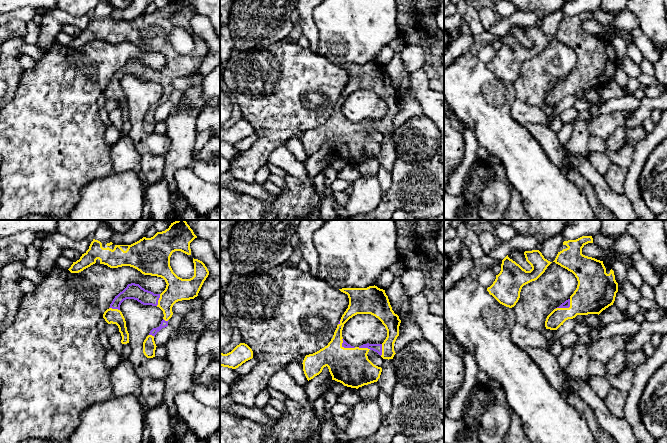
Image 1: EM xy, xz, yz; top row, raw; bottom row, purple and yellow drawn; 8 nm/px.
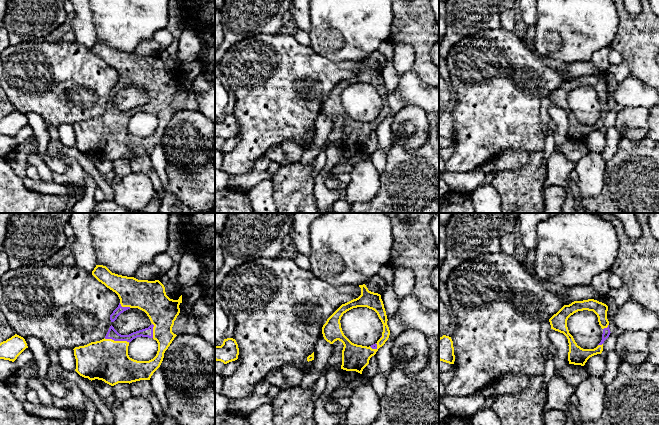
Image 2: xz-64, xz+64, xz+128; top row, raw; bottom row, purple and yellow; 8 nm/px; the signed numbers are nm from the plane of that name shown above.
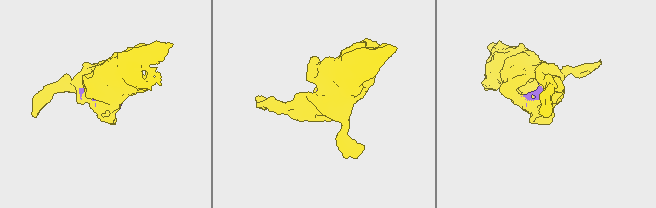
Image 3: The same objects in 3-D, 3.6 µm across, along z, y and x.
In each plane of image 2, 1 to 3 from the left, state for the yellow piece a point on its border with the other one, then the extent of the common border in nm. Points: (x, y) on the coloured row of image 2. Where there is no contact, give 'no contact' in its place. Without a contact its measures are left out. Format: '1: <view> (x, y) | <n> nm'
1: xz-64 (117, 340) | 220 nm
2: xz+64 (374, 348) | 70 nm
3: xz+128 (607, 327) | 60 nm

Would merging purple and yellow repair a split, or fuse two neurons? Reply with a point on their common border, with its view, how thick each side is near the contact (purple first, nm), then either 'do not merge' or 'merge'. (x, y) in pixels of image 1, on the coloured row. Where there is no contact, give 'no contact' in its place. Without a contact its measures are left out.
yz (565, 307) | 60/300 nm | merge

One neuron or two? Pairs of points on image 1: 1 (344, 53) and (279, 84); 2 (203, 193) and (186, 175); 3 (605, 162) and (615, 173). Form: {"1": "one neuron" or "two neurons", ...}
{"1": "two neurons", "2": "one neuron", "3": "two neurons"}

